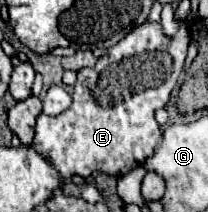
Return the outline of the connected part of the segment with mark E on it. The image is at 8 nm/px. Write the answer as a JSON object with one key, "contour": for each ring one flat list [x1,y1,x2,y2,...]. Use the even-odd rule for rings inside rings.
{"contour":[[145,22,139,28,143,30,129,32,97,60,93,66,97,70,95,84,75,84,69,110,59,116,41,114,37,118,33,146,55,166,61,184,71,176,89,176,95,170,125,176,141,166,161,140,161,128,153,112,169,102,187,56,189,31,183,24,177,36,167,40,161,32,161,24]]}

